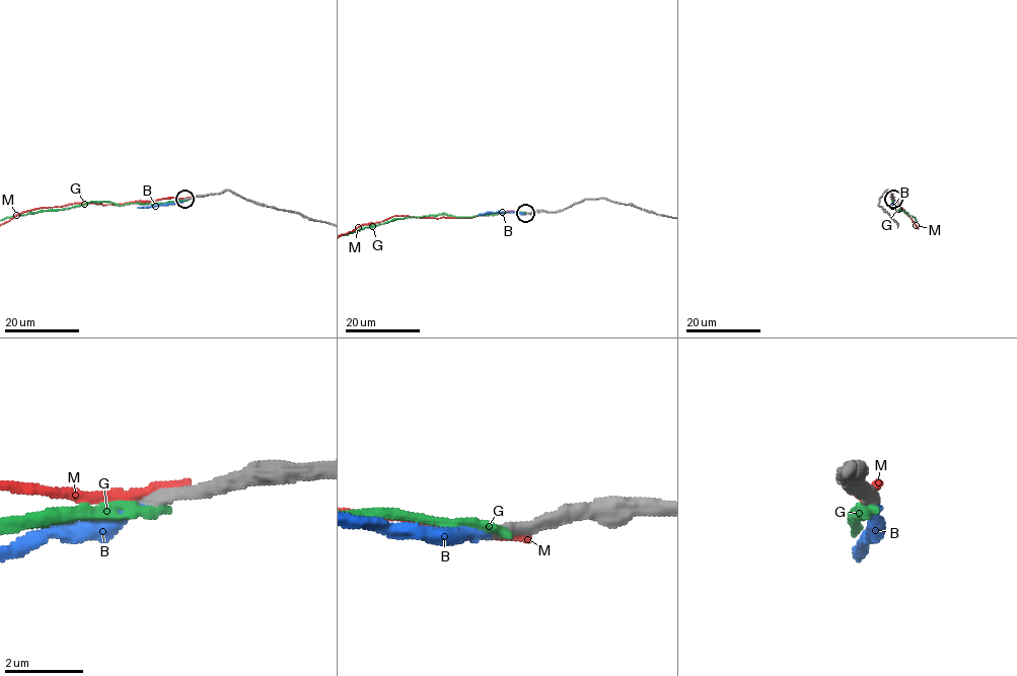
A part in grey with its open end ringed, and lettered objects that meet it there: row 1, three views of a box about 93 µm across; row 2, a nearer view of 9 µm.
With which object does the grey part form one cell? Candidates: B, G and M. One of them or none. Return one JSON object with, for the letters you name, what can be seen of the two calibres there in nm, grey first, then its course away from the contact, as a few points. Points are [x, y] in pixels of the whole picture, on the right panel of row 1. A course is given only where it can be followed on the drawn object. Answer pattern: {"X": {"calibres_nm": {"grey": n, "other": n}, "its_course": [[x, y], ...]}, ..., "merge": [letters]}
{"B": {"calibres_nm": {"grey": 300, "other": 360}}, "merge": ["B"]}

